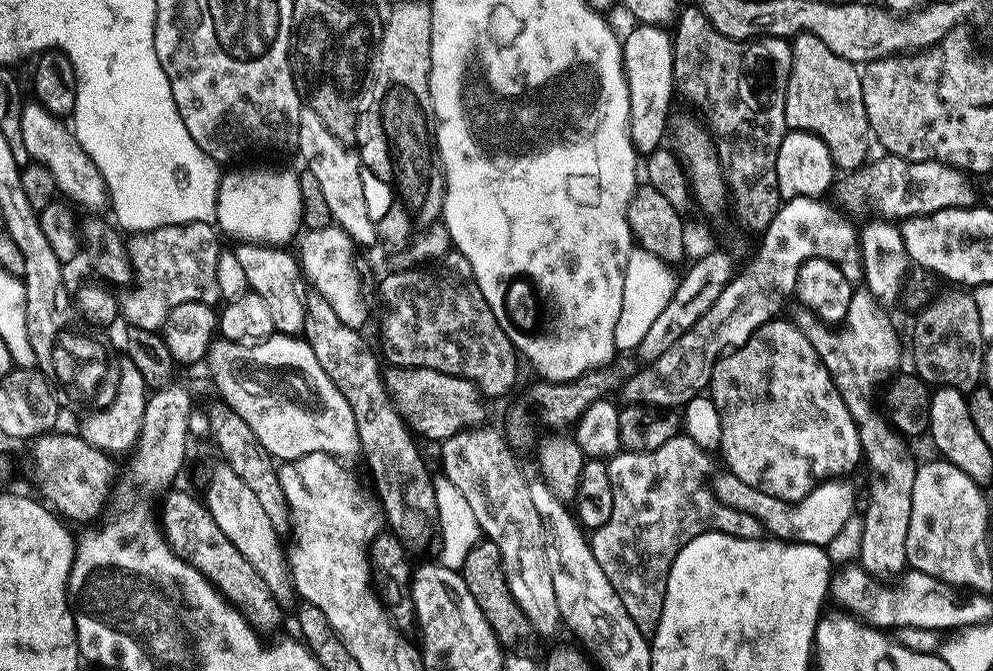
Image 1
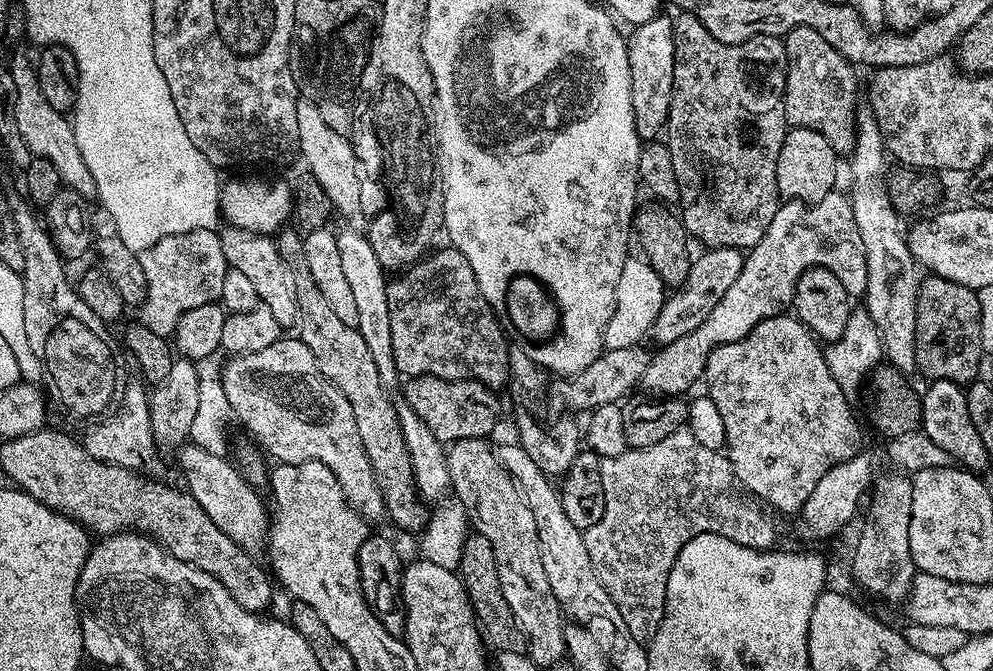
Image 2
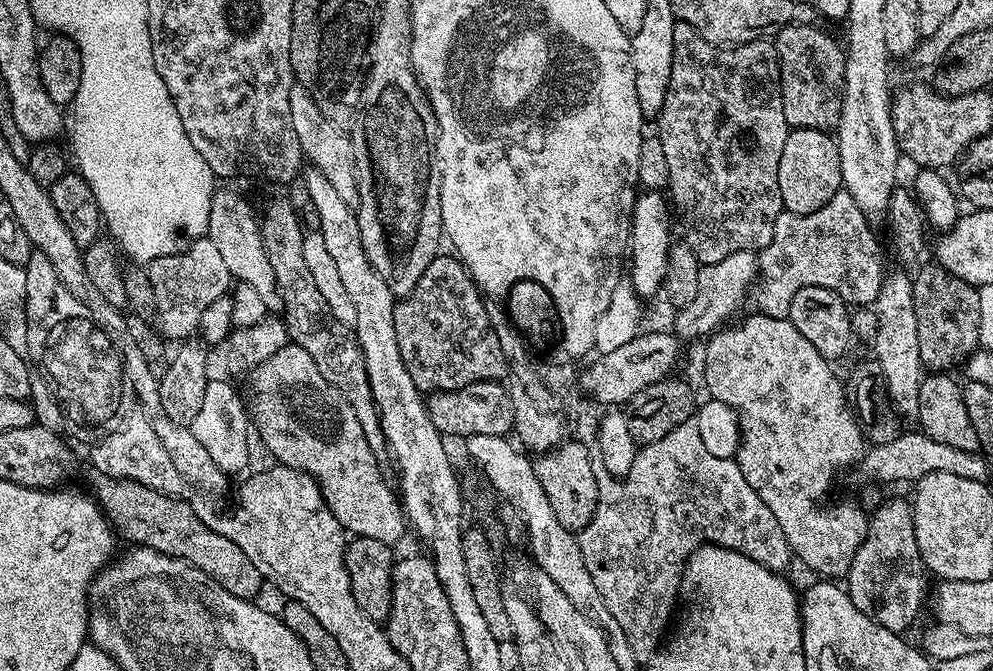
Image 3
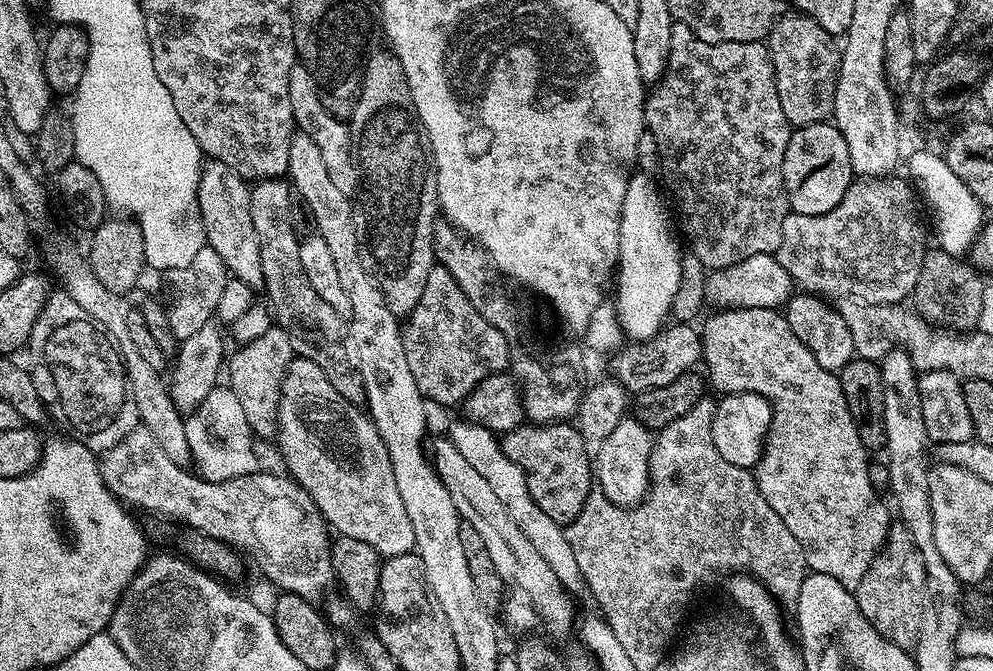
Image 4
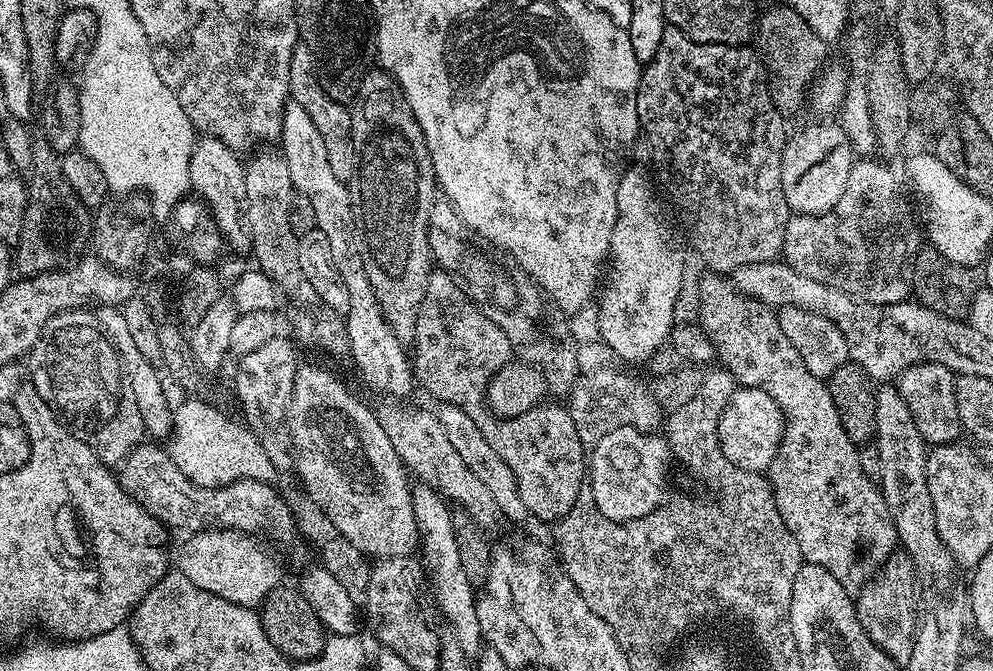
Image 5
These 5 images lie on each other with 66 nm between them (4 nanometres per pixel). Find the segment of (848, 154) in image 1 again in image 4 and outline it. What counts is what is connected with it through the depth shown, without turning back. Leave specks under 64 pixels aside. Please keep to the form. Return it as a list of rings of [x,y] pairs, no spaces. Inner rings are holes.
[[[791,15],[783,17],[782,26],[773,28],[770,37],[778,102],[782,102],[782,114],[786,114],[789,125],[818,124],[827,121],[832,110],[832,93],[836,91],[842,48],[837,37],[831,36],[811,16]]]

